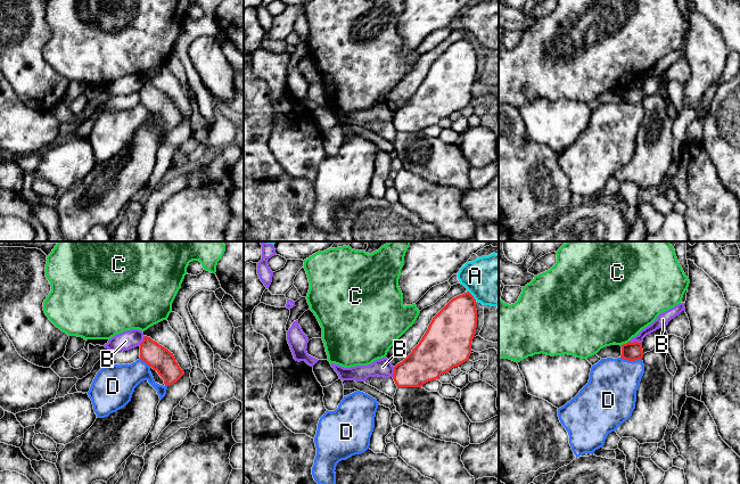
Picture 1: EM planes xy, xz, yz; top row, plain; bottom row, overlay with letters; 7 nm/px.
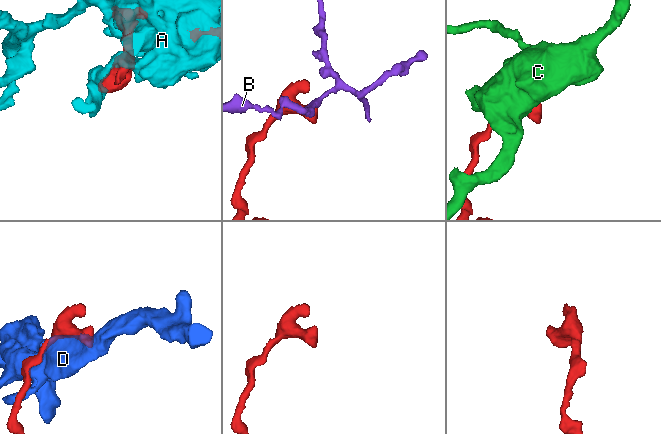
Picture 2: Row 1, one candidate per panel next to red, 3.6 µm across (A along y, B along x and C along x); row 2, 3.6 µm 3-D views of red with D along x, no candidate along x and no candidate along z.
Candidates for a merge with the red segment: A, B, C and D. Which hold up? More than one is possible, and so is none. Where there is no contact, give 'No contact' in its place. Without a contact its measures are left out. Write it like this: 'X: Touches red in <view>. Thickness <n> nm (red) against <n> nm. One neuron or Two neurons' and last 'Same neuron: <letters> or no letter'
A: Touches red in xz. Thickness 300 nm (red) against 360 nm. Two neurons
B: Touches red in yz. Thickness 130 nm (red) against 90 nm. Two neurons
C: Touches red in yz. Thickness 130 nm (red) against 460 nm. Two neurons
D: Touches red in yz. Thickness 130 nm (red) against 360 nm. Two neurons
Same neuron: no letter

